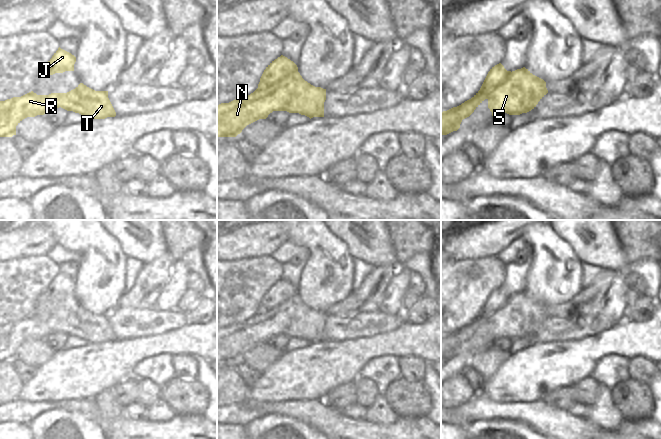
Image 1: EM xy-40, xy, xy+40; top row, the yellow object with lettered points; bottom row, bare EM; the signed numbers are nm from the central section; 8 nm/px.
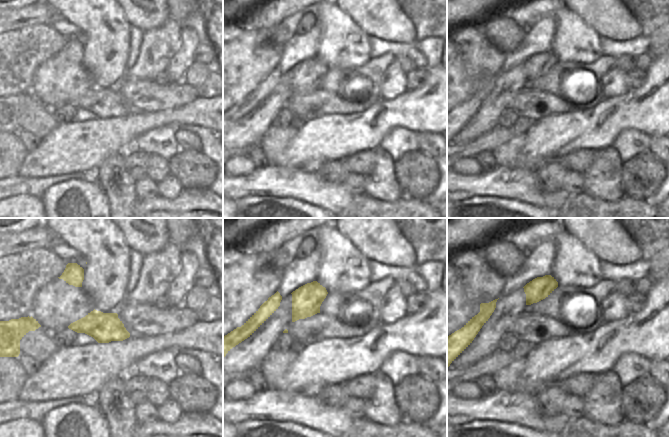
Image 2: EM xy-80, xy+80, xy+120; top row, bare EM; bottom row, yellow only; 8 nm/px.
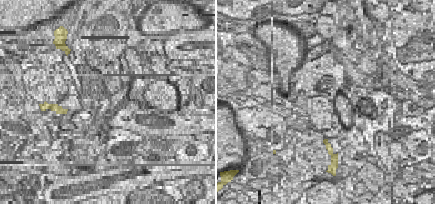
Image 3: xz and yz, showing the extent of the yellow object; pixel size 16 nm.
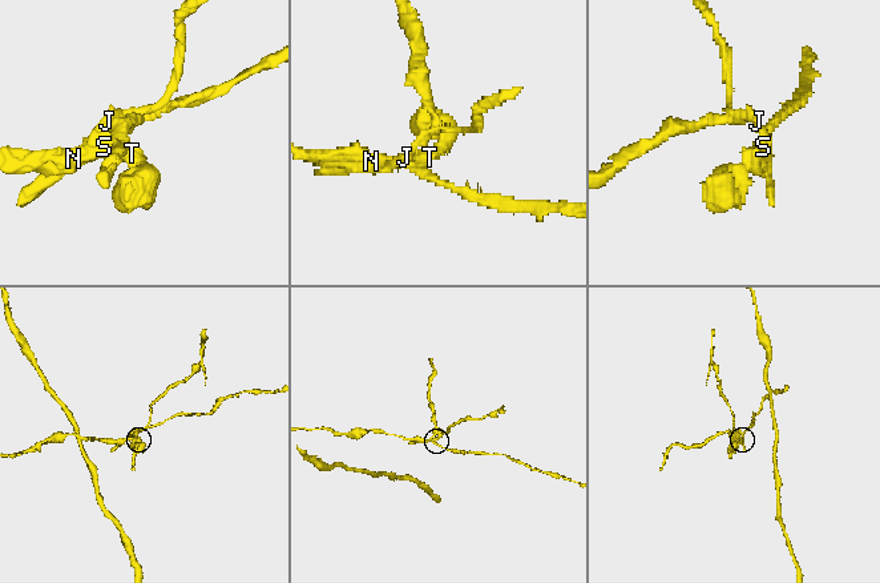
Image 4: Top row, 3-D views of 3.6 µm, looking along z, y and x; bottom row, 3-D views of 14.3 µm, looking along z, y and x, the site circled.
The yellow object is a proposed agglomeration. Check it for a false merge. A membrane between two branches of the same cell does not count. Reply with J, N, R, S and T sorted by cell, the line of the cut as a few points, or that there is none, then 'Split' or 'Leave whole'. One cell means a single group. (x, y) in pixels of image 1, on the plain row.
Groups: J N R / S T. Split along xy (297, 294), (267, 311), (262, 316), (263, 332), (267, 339). Split.

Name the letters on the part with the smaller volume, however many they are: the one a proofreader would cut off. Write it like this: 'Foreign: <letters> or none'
Foreign: S, T

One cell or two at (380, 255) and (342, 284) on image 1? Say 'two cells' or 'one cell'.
two cells

